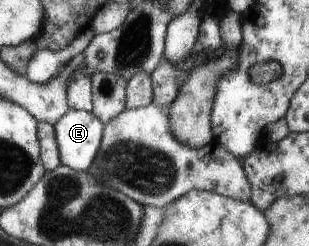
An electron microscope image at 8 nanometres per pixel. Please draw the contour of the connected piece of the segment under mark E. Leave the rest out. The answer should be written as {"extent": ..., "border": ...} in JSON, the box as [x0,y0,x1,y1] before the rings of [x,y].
{"extent":[53,110,104,170],"border":[[[67,110],[53,127],[59,163],[86,170],[98,152],[104,124],[91,112]]]}

